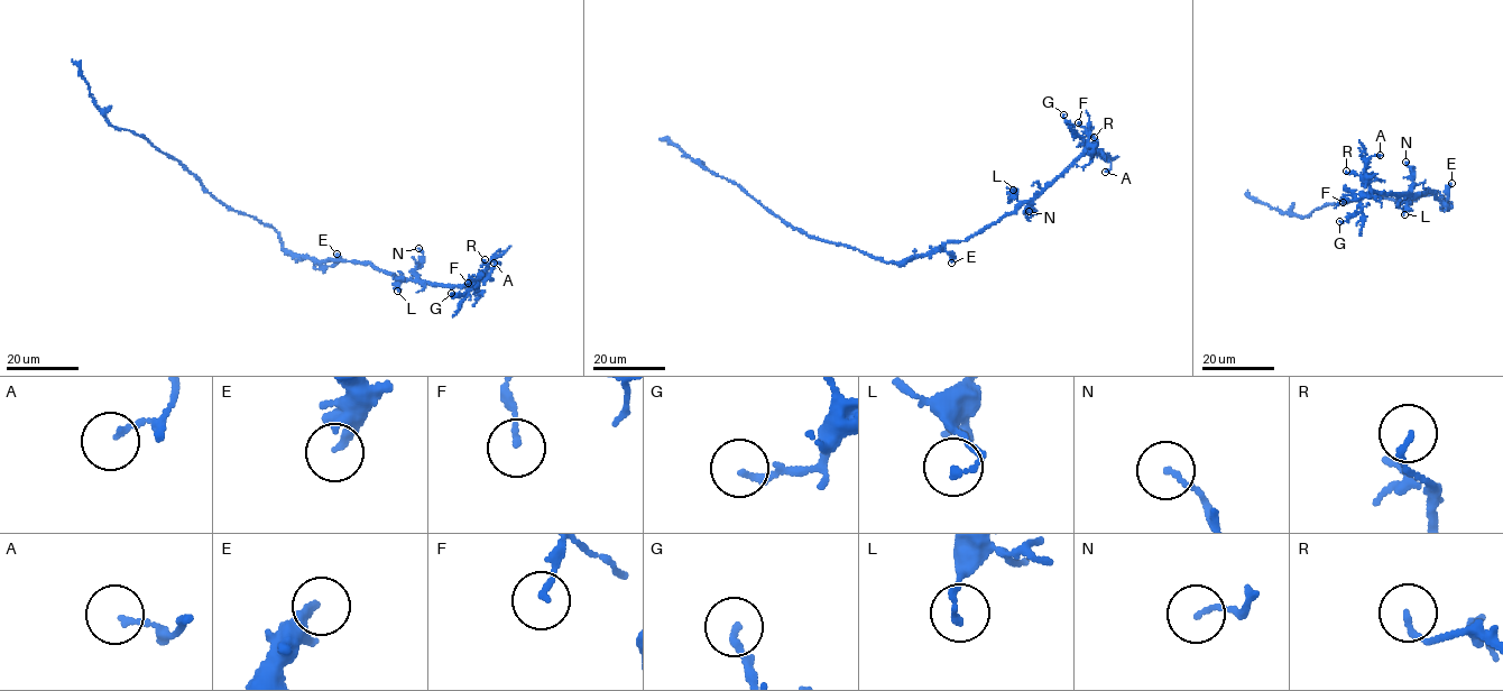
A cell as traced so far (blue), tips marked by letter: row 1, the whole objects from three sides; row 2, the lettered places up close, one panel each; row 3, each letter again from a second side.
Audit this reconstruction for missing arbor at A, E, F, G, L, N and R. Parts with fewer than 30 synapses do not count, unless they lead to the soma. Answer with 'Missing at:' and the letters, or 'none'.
Missing at: none

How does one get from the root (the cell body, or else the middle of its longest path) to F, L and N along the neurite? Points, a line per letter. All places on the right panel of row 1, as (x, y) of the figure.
F: (1438, 192), (1448, 203), (1436, 197), (1436, 191), (1429, 189), (1412, 195), (1410, 192), (1345, 195), (1343, 202)
L: (1438, 192), (1448, 203), (1436, 197), (1436, 191), (1429, 189), (1411, 196), (1404, 214)
N: (1438, 192), (1448, 203), (1436, 197), (1436, 191), (1429, 189), (1412, 195), (1413, 175), (1405, 162)

